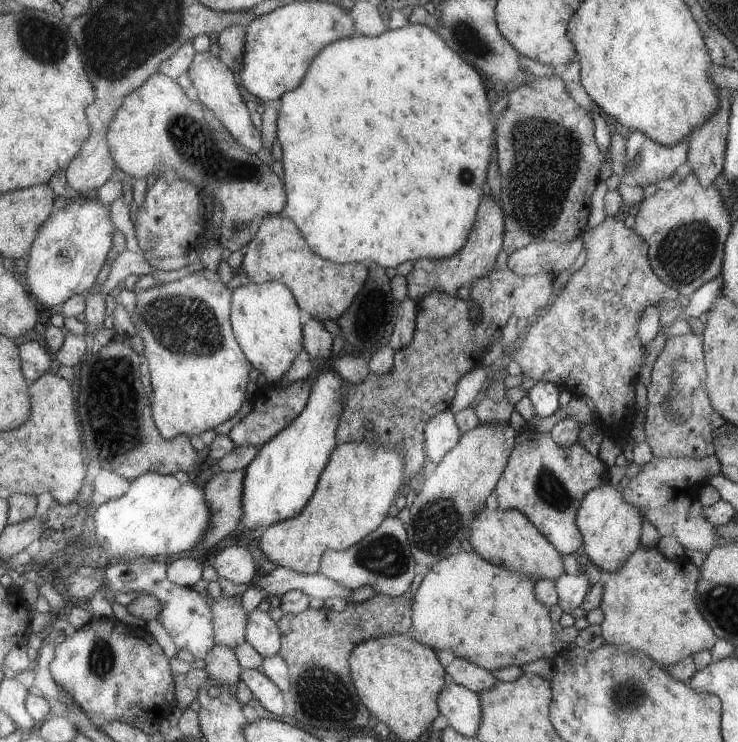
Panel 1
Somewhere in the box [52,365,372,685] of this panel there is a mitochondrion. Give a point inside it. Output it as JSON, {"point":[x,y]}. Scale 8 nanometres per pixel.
{"point":[101,660]}

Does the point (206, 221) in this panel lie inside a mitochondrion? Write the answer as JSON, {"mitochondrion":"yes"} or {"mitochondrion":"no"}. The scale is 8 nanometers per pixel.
{"mitochondrion":"no"}

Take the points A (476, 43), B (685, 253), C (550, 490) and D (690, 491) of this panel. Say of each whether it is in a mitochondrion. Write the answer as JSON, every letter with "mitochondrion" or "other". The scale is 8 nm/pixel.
{"A":"mitochondrion","B":"mitochondrion","C":"mitochondrion","D":"other"}

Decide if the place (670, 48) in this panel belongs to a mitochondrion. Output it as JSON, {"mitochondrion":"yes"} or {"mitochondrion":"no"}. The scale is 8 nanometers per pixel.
{"mitochondrion":"no"}

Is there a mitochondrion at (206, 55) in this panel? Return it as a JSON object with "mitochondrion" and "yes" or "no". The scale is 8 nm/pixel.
{"mitochondrion":"no"}

